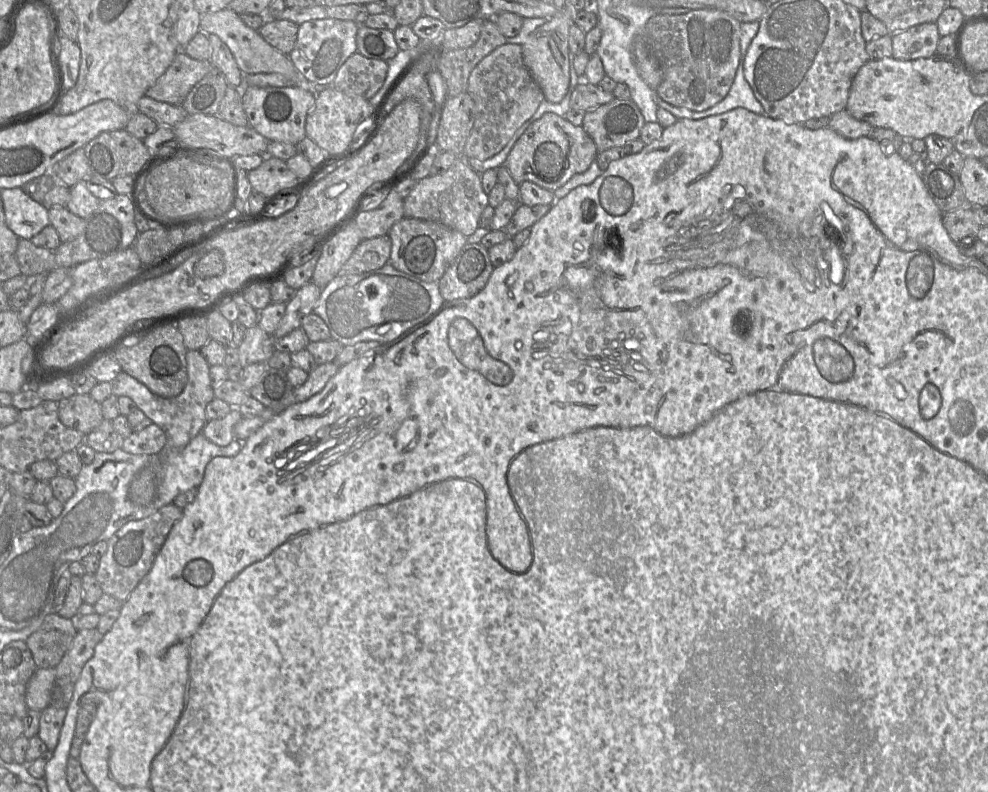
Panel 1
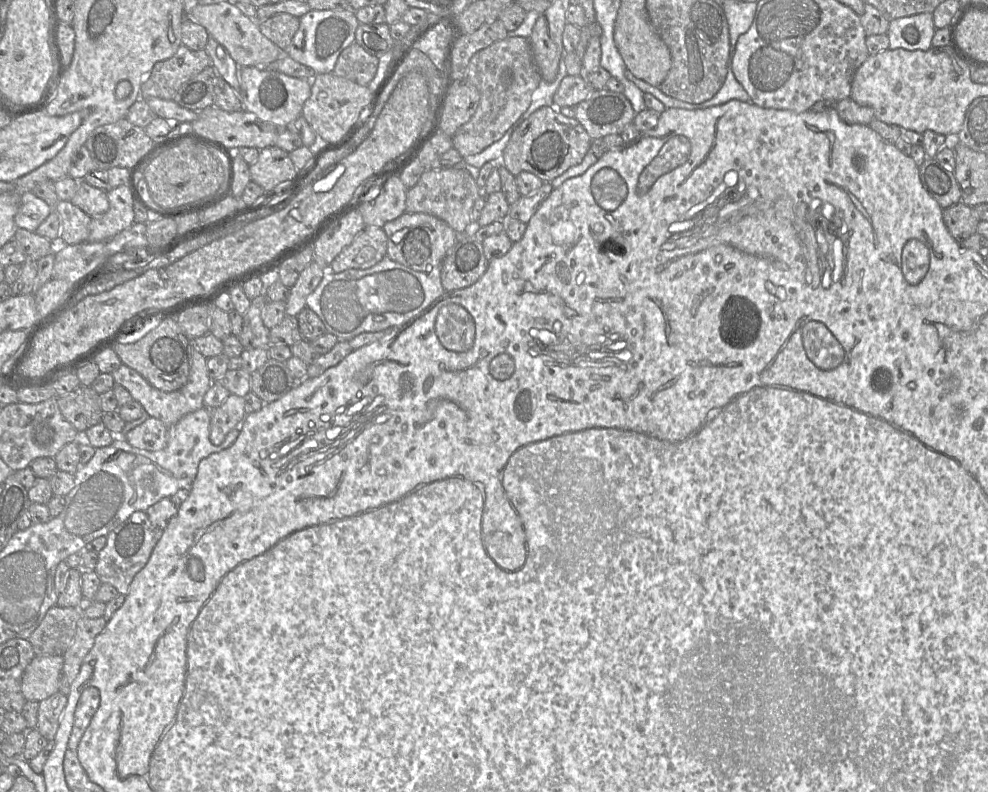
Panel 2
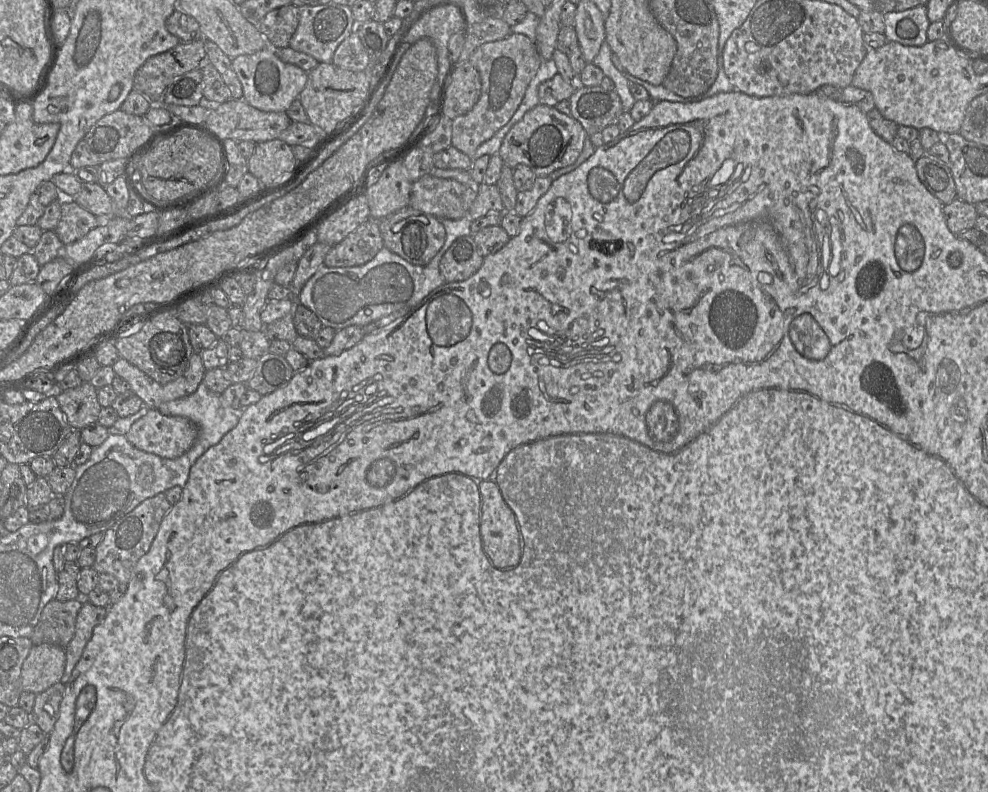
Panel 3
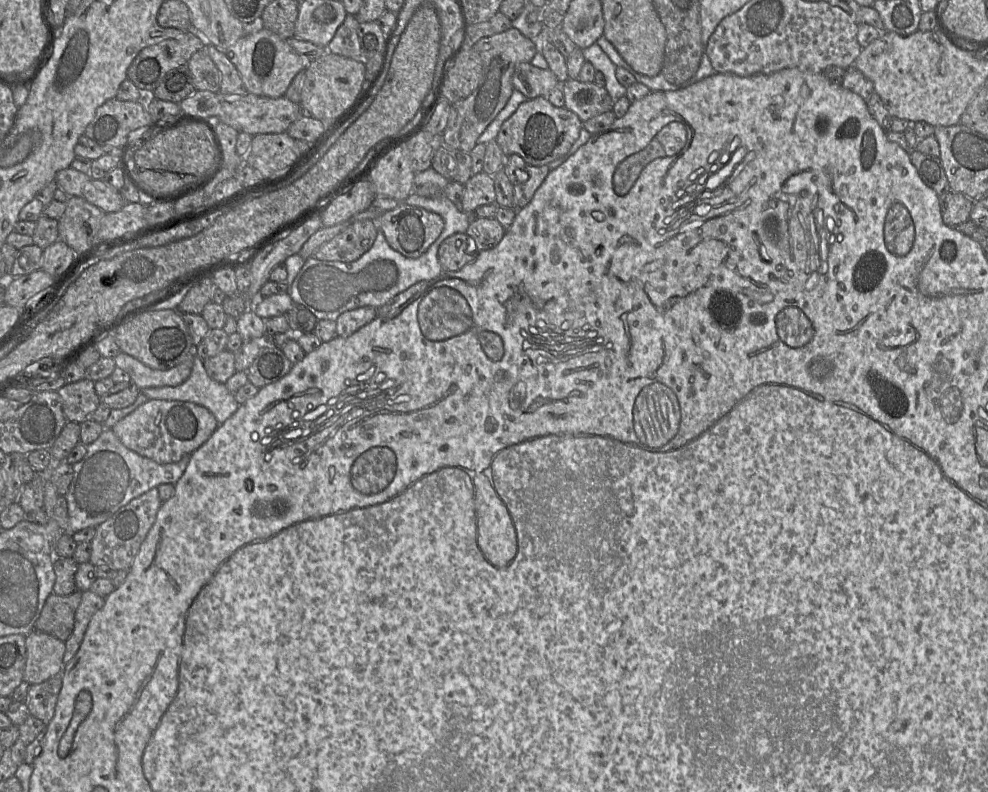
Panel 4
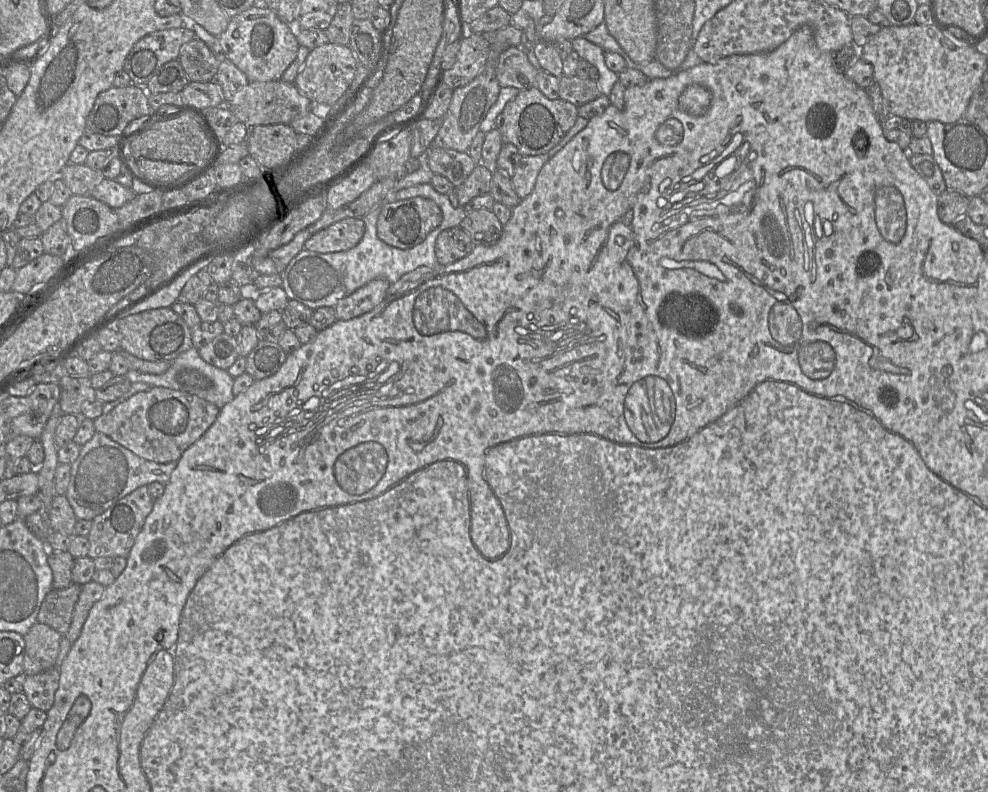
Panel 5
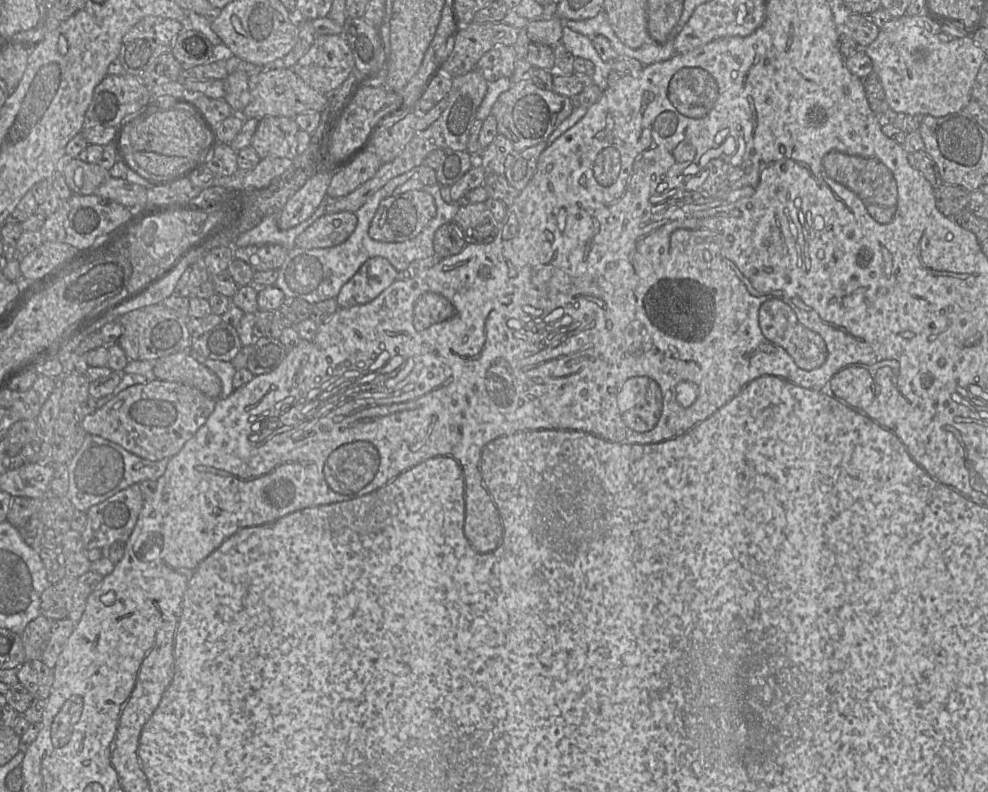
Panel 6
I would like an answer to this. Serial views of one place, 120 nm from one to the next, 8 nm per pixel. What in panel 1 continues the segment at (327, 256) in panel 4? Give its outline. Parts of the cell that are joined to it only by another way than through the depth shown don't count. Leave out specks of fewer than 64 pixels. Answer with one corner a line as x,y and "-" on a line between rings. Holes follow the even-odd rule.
387,234
363,239
341,267
337,276
362,274
380,269
388,262
390,253
391,239

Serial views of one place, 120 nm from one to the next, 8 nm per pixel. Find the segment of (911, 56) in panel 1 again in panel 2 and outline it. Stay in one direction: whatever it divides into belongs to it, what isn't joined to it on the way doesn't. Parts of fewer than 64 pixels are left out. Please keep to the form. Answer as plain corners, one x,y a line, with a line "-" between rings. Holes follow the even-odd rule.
932,13
891,20
886,33
889,38
889,49
927,51
932,47
935,30

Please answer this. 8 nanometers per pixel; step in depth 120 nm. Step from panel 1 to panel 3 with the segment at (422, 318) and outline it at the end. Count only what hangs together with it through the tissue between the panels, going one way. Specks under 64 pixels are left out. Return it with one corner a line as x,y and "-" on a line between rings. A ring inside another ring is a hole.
467,212
457,220
437,219
445,228
445,242
427,265
411,264
386,247
361,266
327,267
322,264
301,289
296,304
310,309
323,326
331,327
335,331
349,326
365,327
387,316
395,316
395,320
400,319
445,283
439,270
441,258
457,238
471,235
472,220

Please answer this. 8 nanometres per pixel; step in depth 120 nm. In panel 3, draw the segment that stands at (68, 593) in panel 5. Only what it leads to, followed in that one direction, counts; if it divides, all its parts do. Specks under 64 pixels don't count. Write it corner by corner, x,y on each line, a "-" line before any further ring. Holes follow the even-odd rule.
84,597
69,601
53,599
44,607
30,637
33,645
53,644
66,648
74,636
76,618

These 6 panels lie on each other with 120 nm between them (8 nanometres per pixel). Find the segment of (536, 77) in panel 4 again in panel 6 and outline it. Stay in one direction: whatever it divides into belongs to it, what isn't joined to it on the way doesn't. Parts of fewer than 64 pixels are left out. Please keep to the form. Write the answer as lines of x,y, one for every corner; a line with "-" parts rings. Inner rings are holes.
495,46
479,59
475,70
491,83
503,77
510,78
514,73
516,60
513,46

